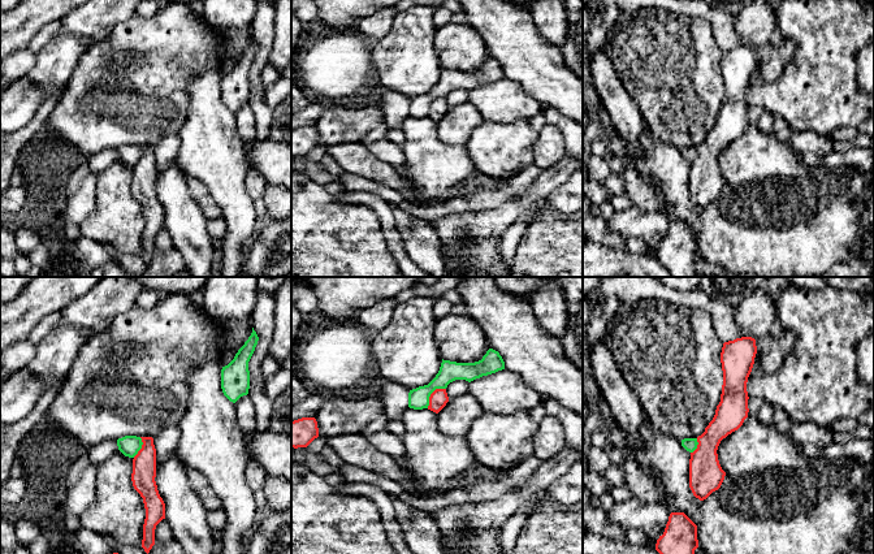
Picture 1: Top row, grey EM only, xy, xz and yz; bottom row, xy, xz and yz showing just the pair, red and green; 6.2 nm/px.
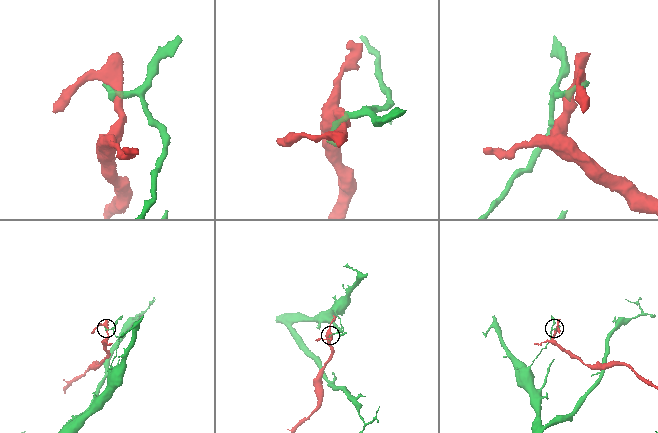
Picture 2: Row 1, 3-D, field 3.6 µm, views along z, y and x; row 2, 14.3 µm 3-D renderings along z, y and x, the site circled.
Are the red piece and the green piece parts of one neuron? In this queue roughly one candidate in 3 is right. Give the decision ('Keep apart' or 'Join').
Keep apart

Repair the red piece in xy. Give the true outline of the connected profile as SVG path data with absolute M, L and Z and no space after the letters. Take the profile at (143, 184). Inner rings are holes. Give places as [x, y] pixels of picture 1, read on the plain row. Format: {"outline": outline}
{"outline": "M140 146L142 157L133 168L131 190L143 207L146 228L143 233L142 256L148 263L155 254L156 234L165 228L165 212L159 203L156 186L156 157L152 146Z"}

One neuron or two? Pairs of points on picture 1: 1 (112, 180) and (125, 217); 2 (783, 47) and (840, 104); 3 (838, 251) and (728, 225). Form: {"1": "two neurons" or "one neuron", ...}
{"1": "one neuron", "2": "two neurons", "3": "one neuron"}

